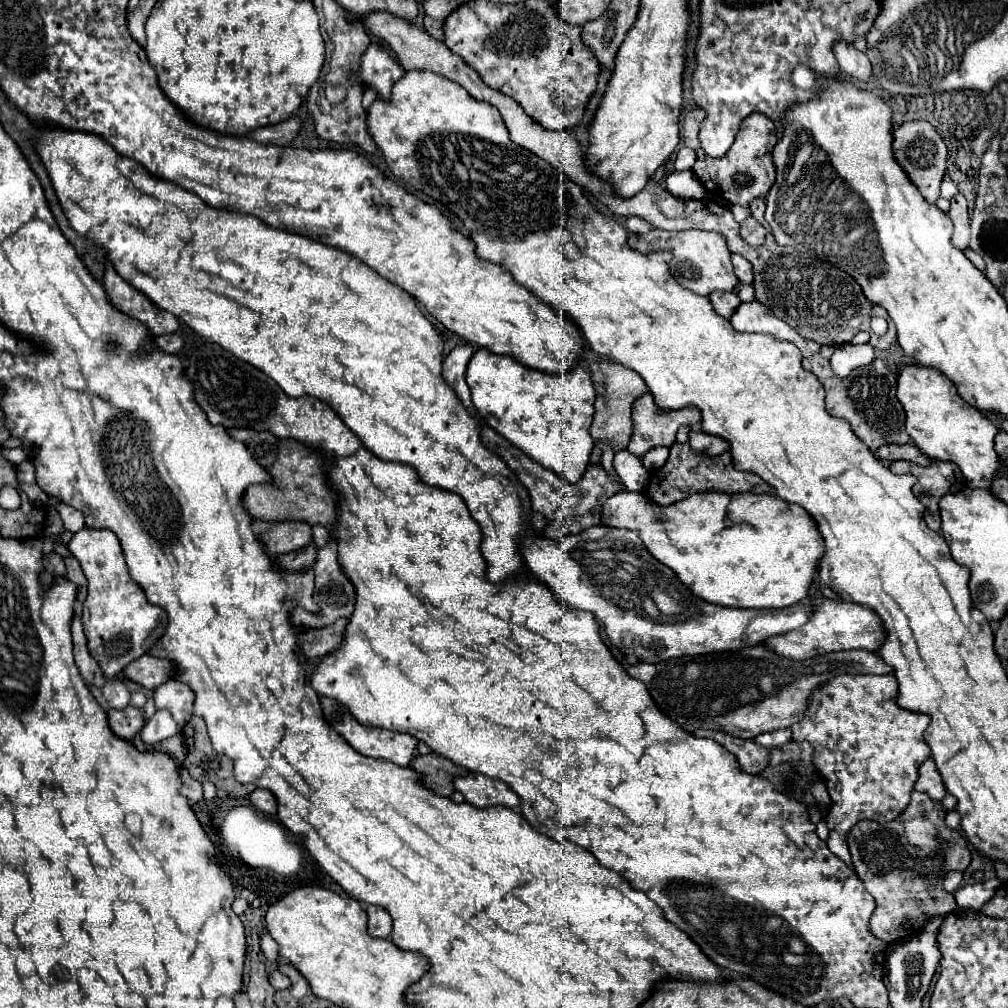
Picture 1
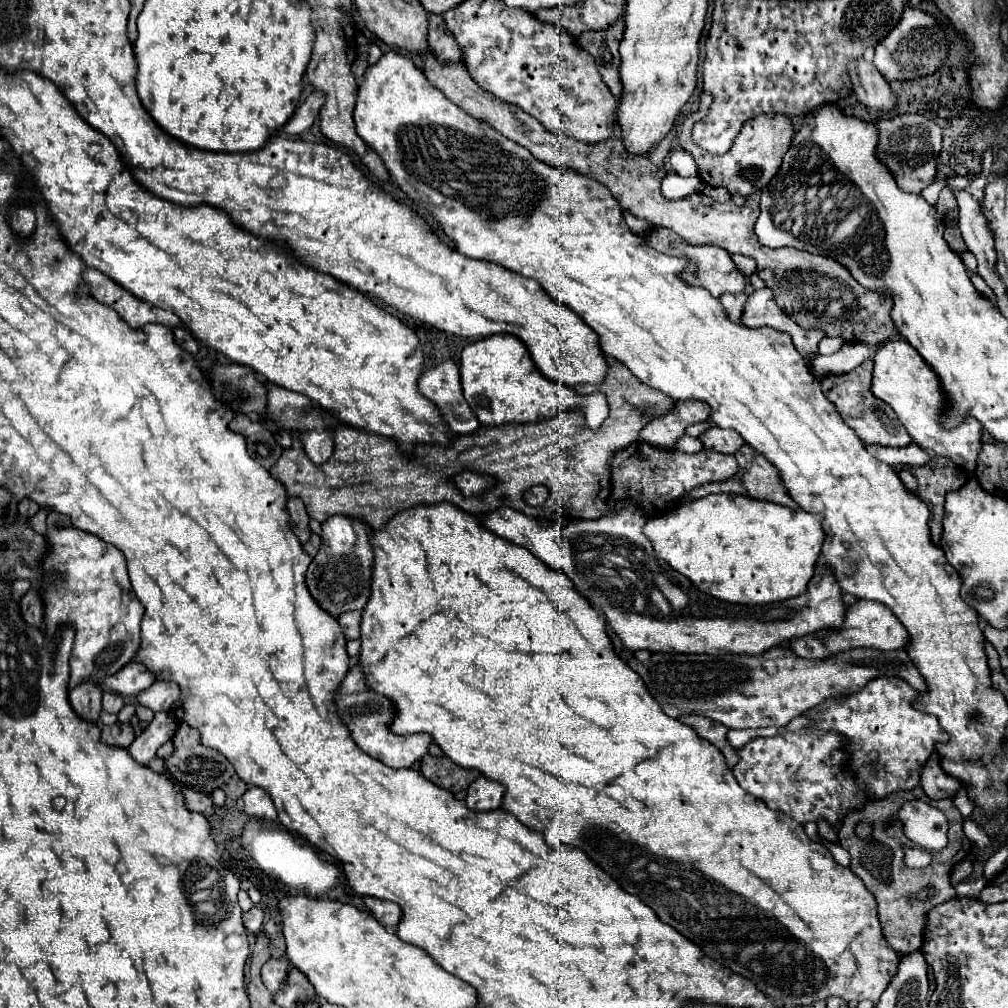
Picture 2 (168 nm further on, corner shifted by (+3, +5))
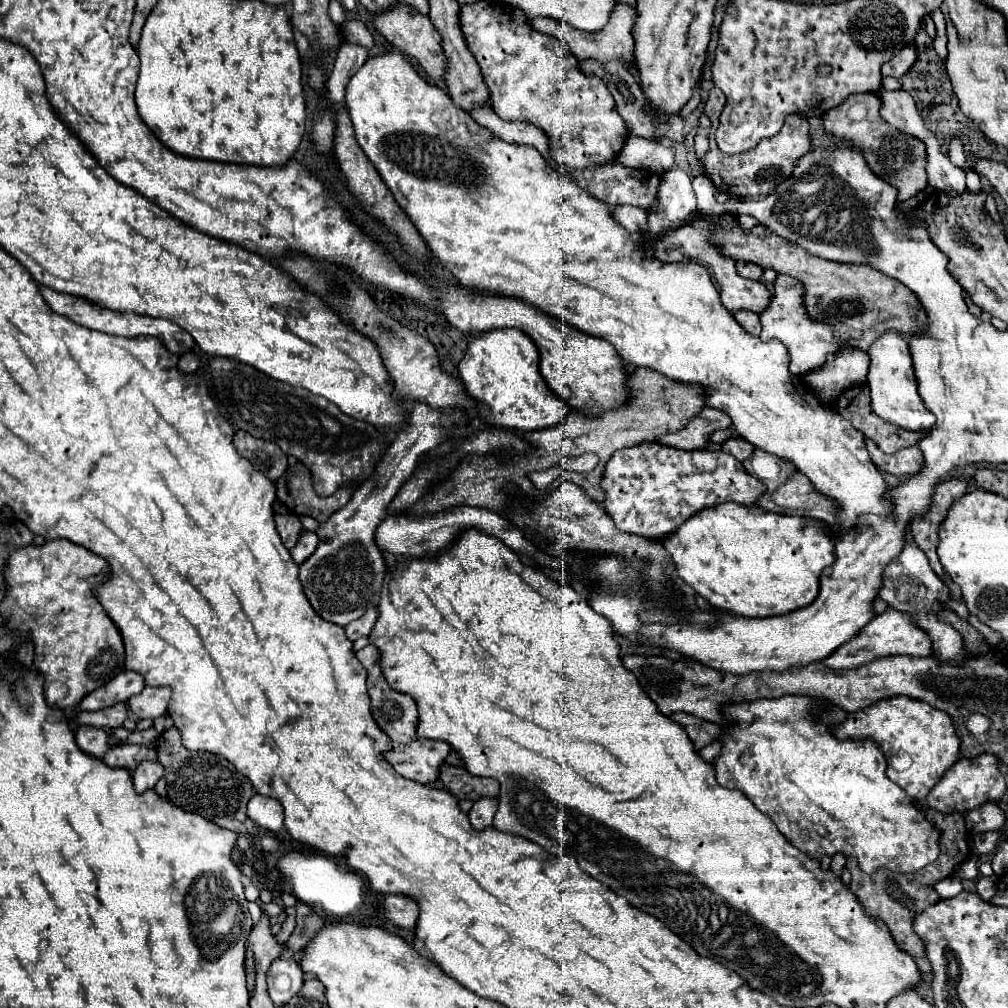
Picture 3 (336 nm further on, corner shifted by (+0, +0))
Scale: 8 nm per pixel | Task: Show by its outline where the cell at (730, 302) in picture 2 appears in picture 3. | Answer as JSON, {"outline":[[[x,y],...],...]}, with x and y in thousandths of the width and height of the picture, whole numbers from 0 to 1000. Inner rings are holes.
{"outline":[[[733,308],[733,310],[729,310],[729,317],[739,325],[739,329],[743,329],[747,333],[753,333],[753,329],[755,329],[753,312],[747,312],[747,310],[741,310],[741,308]]]}

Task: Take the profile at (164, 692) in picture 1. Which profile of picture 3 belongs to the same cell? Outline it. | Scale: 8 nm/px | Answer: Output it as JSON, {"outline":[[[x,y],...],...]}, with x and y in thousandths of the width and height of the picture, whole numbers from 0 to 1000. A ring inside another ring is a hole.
{"outline":[[[144,681],[140,685],[140,688],[134,688],[132,692],[126,694],[128,704],[136,710],[136,712],[158,712],[166,706],[166,698],[170,692],[170,685],[168,683],[152,683],[152,681]]]}

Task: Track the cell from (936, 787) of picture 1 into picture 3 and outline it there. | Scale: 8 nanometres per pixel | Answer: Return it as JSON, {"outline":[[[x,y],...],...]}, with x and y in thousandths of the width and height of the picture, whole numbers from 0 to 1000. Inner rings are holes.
{"outline":[[[971,748],[967,752],[953,752],[922,786],[920,800],[932,806],[961,806],[973,802],[979,796],[991,796],[999,786],[995,768],[991,766],[991,754],[985,748]]]}

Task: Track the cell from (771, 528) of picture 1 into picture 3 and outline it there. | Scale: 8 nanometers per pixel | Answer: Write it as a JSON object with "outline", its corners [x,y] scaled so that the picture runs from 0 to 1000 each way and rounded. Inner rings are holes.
{"outline":[[[719,498],[689,510],[656,540],[668,554],[672,571],[684,579],[691,591],[713,605],[721,605],[723,609],[739,613],[775,611],[785,605],[799,603],[811,591],[811,577],[816,563],[828,558],[826,534],[820,520],[793,512],[759,508],[753,502],[731,502],[729,498]]]}

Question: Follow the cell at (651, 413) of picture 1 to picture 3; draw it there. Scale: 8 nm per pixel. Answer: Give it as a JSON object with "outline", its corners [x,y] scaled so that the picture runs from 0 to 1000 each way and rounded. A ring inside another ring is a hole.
{"outline":[[[699,405],[691,411],[680,425],[654,435],[656,440],[676,444],[676,446],[695,446],[703,442],[703,433],[709,427],[719,427],[725,423],[725,415],[709,405]]]}

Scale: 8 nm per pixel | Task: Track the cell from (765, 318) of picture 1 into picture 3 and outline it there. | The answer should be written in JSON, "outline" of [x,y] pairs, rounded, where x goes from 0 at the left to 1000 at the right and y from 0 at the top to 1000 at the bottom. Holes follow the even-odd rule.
{"outline":[[[771,272],[771,278],[767,280],[767,296],[765,296],[765,302],[761,304],[759,312],[755,312],[755,323],[757,323],[757,329],[755,329],[755,337],[765,337],[765,335],[771,335],[773,339],[777,339],[783,347],[783,369],[785,371],[799,371],[807,365],[813,365],[818,361],[818,355],[820,351],[828,351],[834,341],[828,337],[828,331],[826,331],[826,325],[816,321],[816,319],[811,319],[809,315],[805,315],[801,312],[801,306],[799,306],[799,286],[795,280],[791,280],[789,276],[783,276],[779,272]]]}

